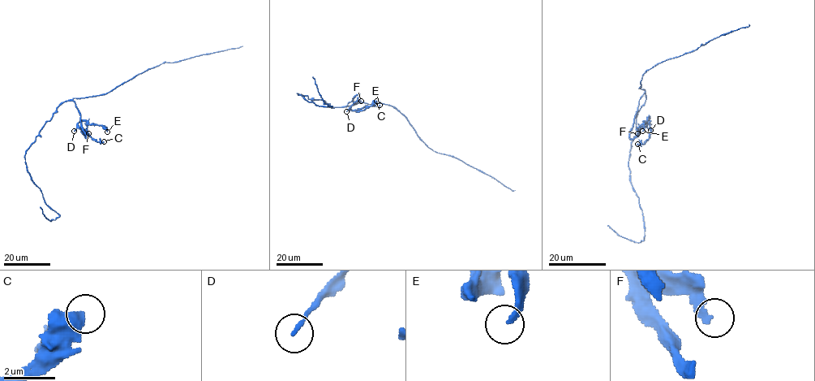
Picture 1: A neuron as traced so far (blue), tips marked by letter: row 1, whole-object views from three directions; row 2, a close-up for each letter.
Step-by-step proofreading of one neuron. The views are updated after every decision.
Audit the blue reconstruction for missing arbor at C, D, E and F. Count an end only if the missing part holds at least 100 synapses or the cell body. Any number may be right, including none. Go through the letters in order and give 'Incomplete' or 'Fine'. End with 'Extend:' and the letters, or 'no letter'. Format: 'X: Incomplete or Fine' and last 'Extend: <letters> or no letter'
C: Fine
D: Fine
E: Fine
F: Fine
Extend: no letter

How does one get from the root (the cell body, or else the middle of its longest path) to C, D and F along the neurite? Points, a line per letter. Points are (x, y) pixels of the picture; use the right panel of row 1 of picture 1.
C: (642, 89), (644, 93), (630, 137), (638, 132), (649, 118), (650, 135), (644, 144), (637, 144)
D: (642, 89), (644, 93), (639, 100), (630, 137), (632, 138), (641, 127), (646, 127), (650, 130)
F: (642, 89), (644, 93), (639, 100), (630, 137), (632, 138), (639, 130), (637, 133)

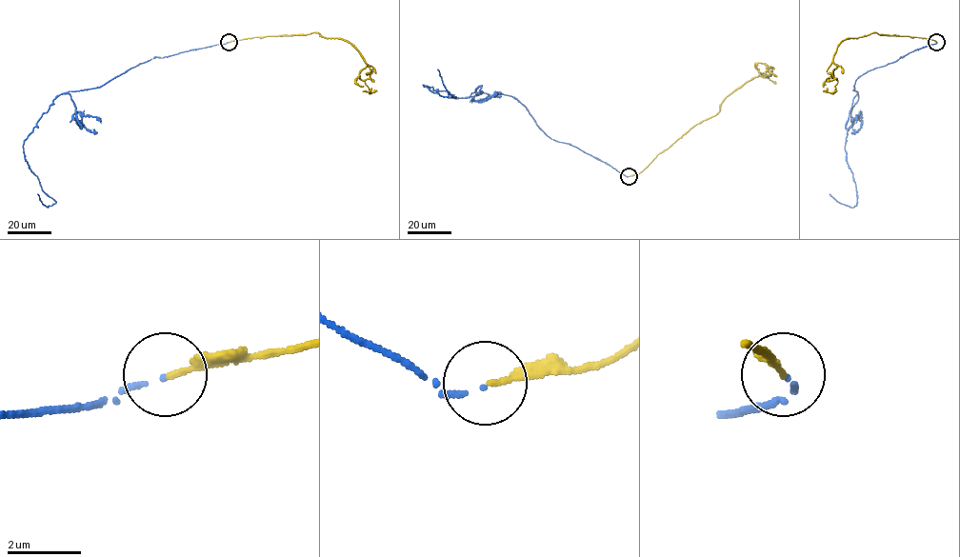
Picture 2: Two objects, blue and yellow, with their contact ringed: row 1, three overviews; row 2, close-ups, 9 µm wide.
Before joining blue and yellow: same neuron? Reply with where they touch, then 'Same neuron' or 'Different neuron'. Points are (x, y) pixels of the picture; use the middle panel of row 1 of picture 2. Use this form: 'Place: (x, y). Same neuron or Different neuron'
Place: (629, 176). Same neuron

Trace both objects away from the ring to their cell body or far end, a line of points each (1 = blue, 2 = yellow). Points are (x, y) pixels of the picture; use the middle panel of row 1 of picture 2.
1: (629, 176), (551, 139), (511, 96), (454, 98), (423, 85), (433, 92), (455, 97), (437, 69)
2: (629, 176), (713, 116), (726, 97), (751, 79), (770, 74), (763, 63)

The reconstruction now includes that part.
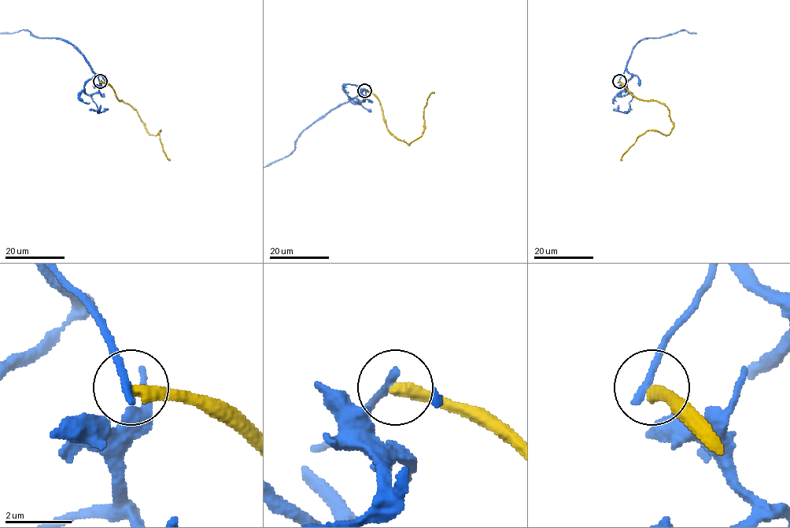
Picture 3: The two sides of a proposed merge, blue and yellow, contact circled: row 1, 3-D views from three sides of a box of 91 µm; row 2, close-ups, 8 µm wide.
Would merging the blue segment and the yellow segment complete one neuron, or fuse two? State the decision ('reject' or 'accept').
reject

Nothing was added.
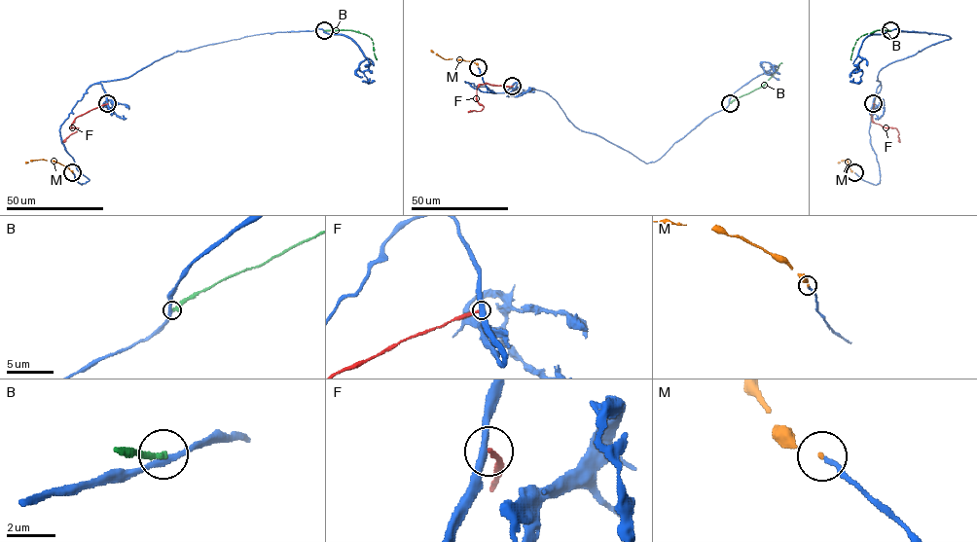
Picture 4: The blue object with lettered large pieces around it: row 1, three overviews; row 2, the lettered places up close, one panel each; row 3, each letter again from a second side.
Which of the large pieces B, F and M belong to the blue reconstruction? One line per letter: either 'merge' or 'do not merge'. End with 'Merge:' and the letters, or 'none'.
B: do not merge
F: do not merge
M: merge
Merge: M

